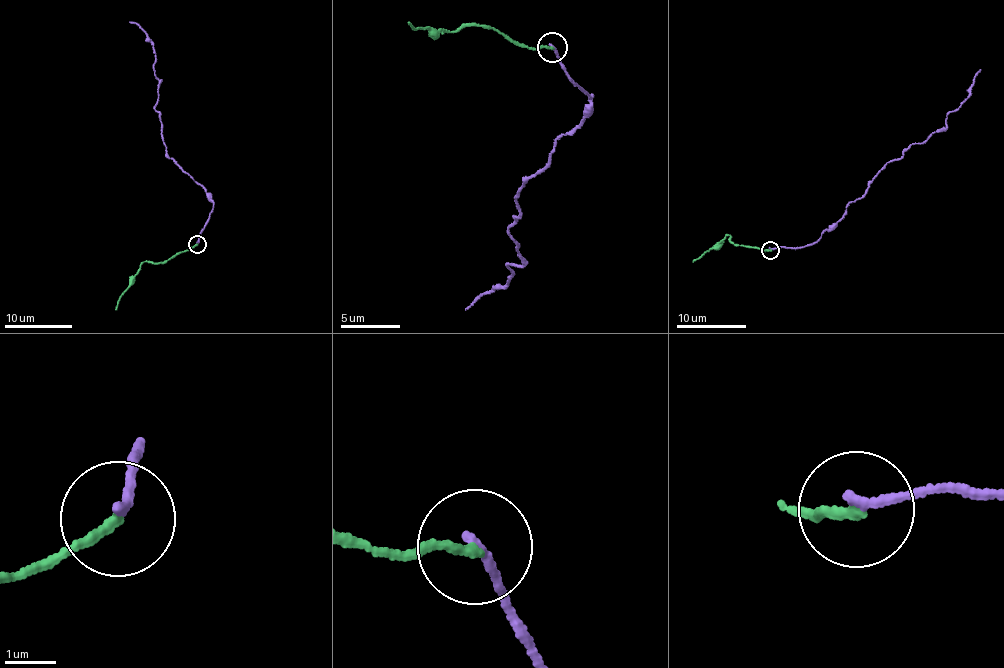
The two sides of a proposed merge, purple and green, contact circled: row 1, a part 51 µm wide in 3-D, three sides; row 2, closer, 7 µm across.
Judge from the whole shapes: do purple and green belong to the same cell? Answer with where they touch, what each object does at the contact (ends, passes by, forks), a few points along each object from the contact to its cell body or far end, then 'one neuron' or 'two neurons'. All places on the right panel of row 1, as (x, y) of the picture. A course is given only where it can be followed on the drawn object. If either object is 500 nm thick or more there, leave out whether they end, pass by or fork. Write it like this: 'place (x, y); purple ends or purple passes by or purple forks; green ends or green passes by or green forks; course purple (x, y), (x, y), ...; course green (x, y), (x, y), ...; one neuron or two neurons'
place (770, 250); purple ends; green ends; course purple (771, 249), (803, 248), (833, 229), (887, 163), (945, 128), (947, 115), (968, 96), (980, 69); course green (771, 249), (733, 243), (727, 235), (693, 261); two neurons

